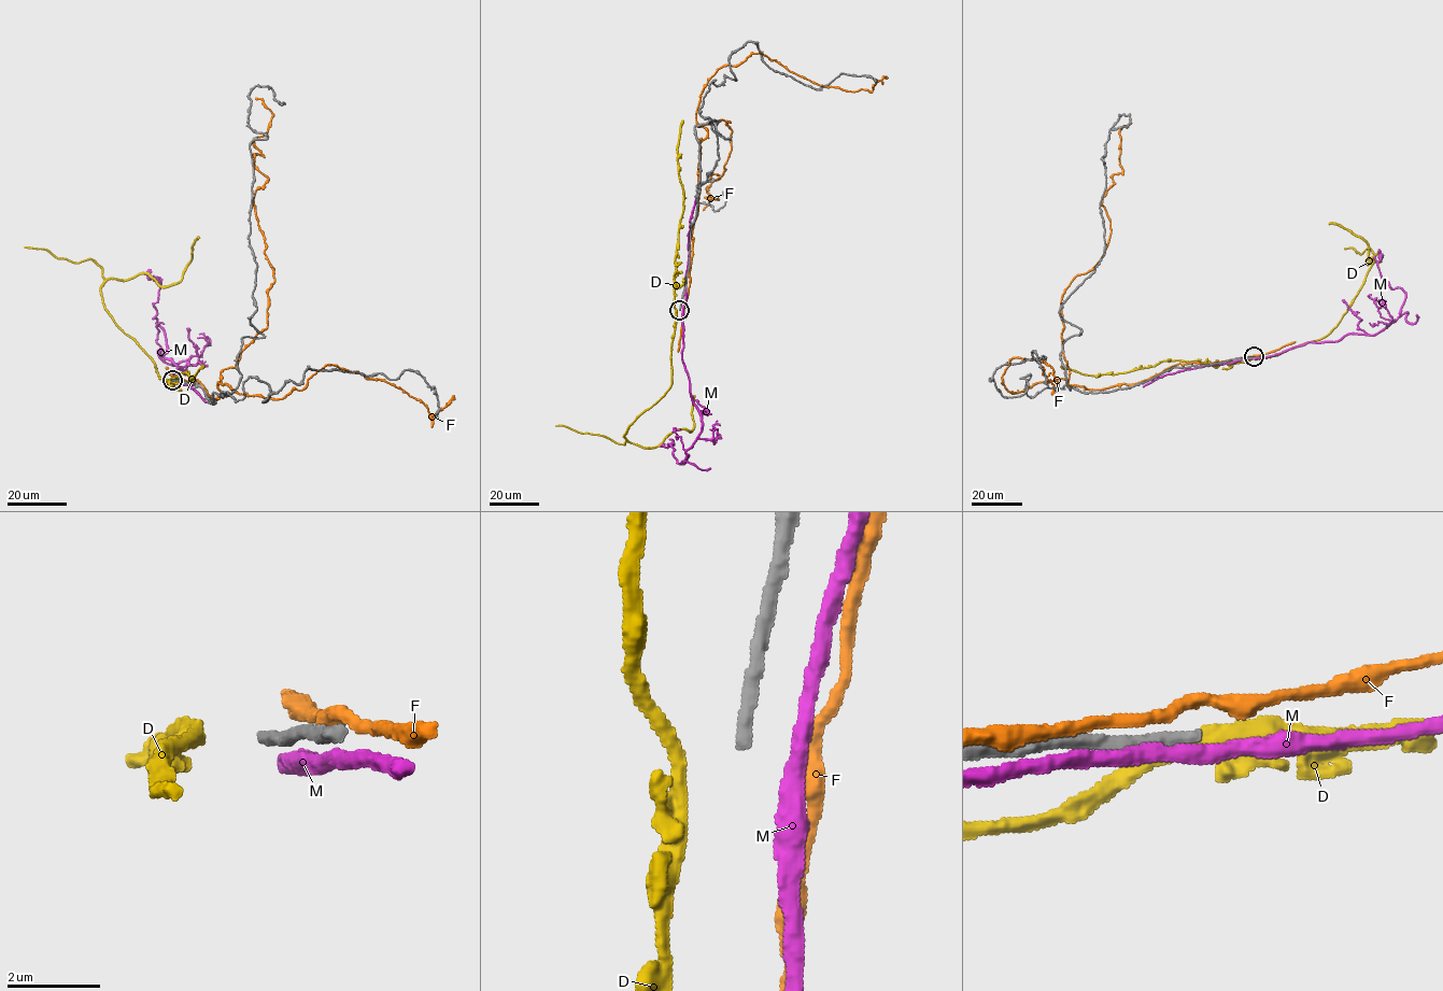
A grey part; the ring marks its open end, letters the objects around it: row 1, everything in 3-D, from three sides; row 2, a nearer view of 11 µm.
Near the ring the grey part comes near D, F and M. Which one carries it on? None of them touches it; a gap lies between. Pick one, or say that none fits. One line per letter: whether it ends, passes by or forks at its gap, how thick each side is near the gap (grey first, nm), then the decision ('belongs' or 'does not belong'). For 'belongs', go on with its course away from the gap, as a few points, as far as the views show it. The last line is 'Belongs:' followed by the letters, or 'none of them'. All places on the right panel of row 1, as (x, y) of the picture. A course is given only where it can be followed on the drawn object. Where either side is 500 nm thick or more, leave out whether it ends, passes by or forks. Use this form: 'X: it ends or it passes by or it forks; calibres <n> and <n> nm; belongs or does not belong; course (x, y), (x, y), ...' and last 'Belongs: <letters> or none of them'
D: it passes by; calibres 280 and 320 nm; does not belong
F: it passes by; calibres 280 and 360 nm; does not belong
M: it passes by; calibres 280 and 360 nm; does not belong
Belongs: none of them

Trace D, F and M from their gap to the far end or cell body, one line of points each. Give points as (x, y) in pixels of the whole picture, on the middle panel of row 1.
D: (677, 310), (672, 386), (627, 427), (625, 438), (653, 448), (674, 430), (691, 432), (694, 395)
F: (682, 310), (707, 133), (696, 125), (729, 121), (731, 150), (706, 188), (718, 200), (703, 210)
M: (682, 311), (682, 360), (702, 432), (687, 450), (683, 463), (676, 458), (673, 440), (670, 447), (664, 443)

